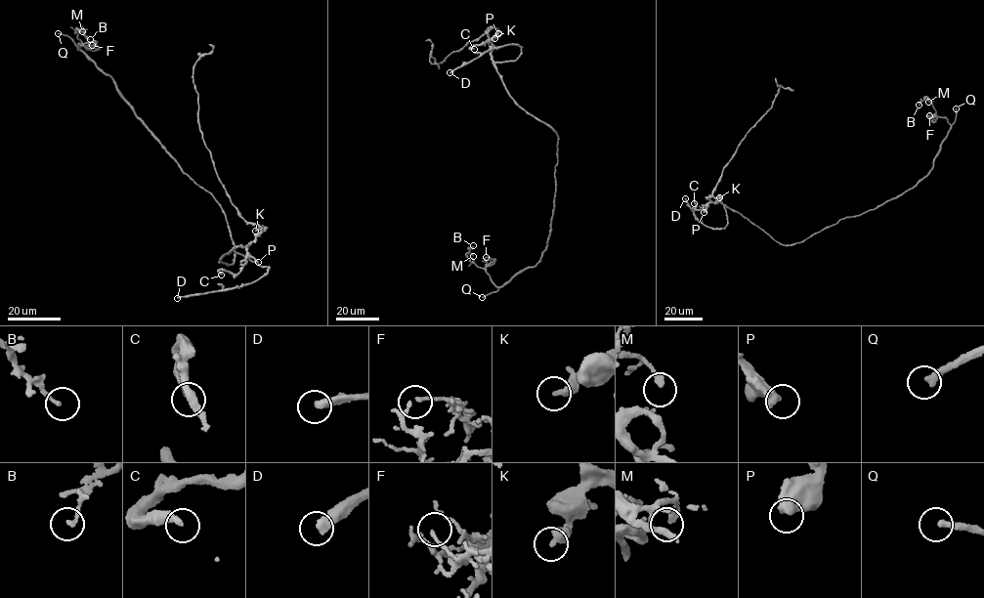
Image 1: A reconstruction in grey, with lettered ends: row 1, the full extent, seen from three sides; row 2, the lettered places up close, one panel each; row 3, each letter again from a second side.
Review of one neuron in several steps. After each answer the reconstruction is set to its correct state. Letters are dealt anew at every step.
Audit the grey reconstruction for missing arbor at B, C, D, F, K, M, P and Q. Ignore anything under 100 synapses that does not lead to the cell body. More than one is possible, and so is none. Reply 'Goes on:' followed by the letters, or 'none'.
Goes on: D, Q

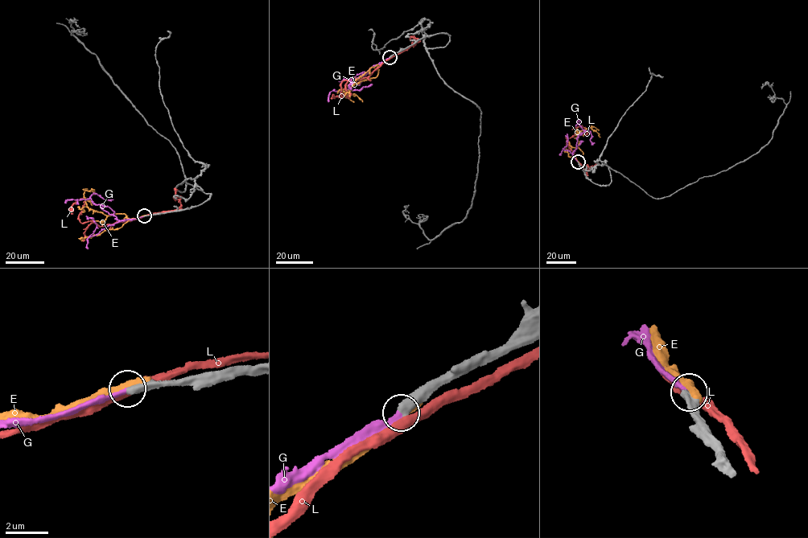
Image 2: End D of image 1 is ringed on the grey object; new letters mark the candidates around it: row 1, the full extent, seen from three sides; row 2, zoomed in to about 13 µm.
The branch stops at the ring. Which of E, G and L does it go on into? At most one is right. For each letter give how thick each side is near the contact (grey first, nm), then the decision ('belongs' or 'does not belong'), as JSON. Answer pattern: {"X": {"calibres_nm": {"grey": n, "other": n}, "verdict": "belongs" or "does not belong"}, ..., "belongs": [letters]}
{"E": {"calibres_nm": {"grey": 550, "other": 440}, "verdict": "does not belong"}, "G": {"calibres_nm": {"grey": 440, "other": 240}, "verdict": "belongs"}, "L": {"calibres_nm": {"grey": 480, "other": 400}, "verdict": "does not belong"}, "belongs": ["G"]}

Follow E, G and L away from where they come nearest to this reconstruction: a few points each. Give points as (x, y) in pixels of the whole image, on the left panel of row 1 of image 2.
E: (145, 215), (129, 219), (124, 213), (107, 216), (93, 211), (84, 197), (85, 190), (93, 190), (94, 194)
G: (144, 216), (119, 220), (113, 211), (108, 207), (96, 205), (91, 198), (96, 193), (109, 199), (113, 195)
L: (144, 215), (100, 227), (88, 220), (80, 223), (78, 219), (85, 202), (83, 199), (73, 203), (73, 213)

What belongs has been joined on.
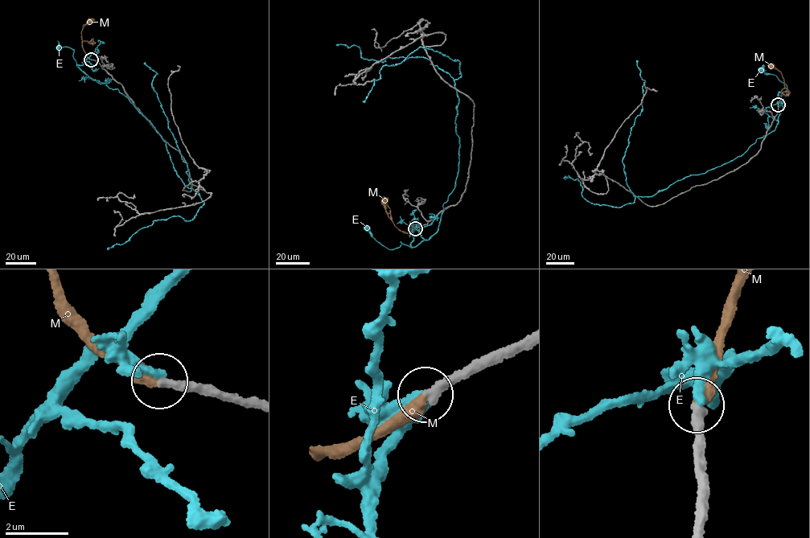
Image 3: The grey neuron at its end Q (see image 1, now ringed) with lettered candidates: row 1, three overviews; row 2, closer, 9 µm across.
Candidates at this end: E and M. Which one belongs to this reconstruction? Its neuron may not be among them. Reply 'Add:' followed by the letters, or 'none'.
Add: M

